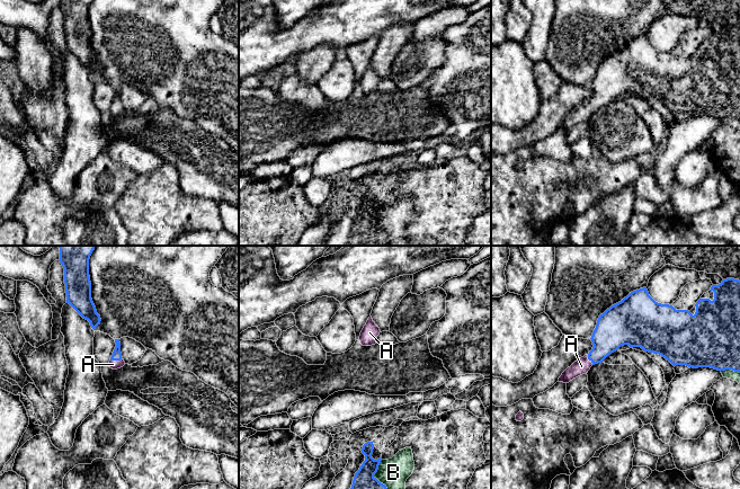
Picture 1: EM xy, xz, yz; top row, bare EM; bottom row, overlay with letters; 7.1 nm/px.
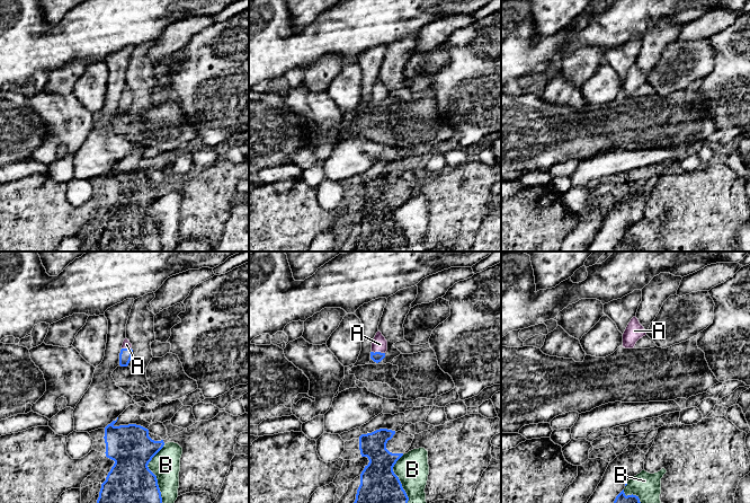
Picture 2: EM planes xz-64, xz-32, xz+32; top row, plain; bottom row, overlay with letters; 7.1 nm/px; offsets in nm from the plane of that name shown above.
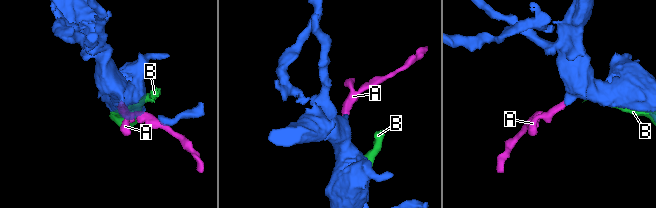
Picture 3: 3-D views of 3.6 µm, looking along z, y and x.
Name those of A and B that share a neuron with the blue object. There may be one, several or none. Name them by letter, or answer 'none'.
A

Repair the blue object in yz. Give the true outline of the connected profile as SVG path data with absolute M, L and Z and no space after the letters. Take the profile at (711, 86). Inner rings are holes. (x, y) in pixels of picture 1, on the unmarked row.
M726 26L719 33L712 33L690 59L656 50L647 35L633 38L599 63L590 87L592 97L568 115L559 130L569 131L588 121L592 113L604 109L624 92L659 101L674 114L711 115L740 121L740 28Z

